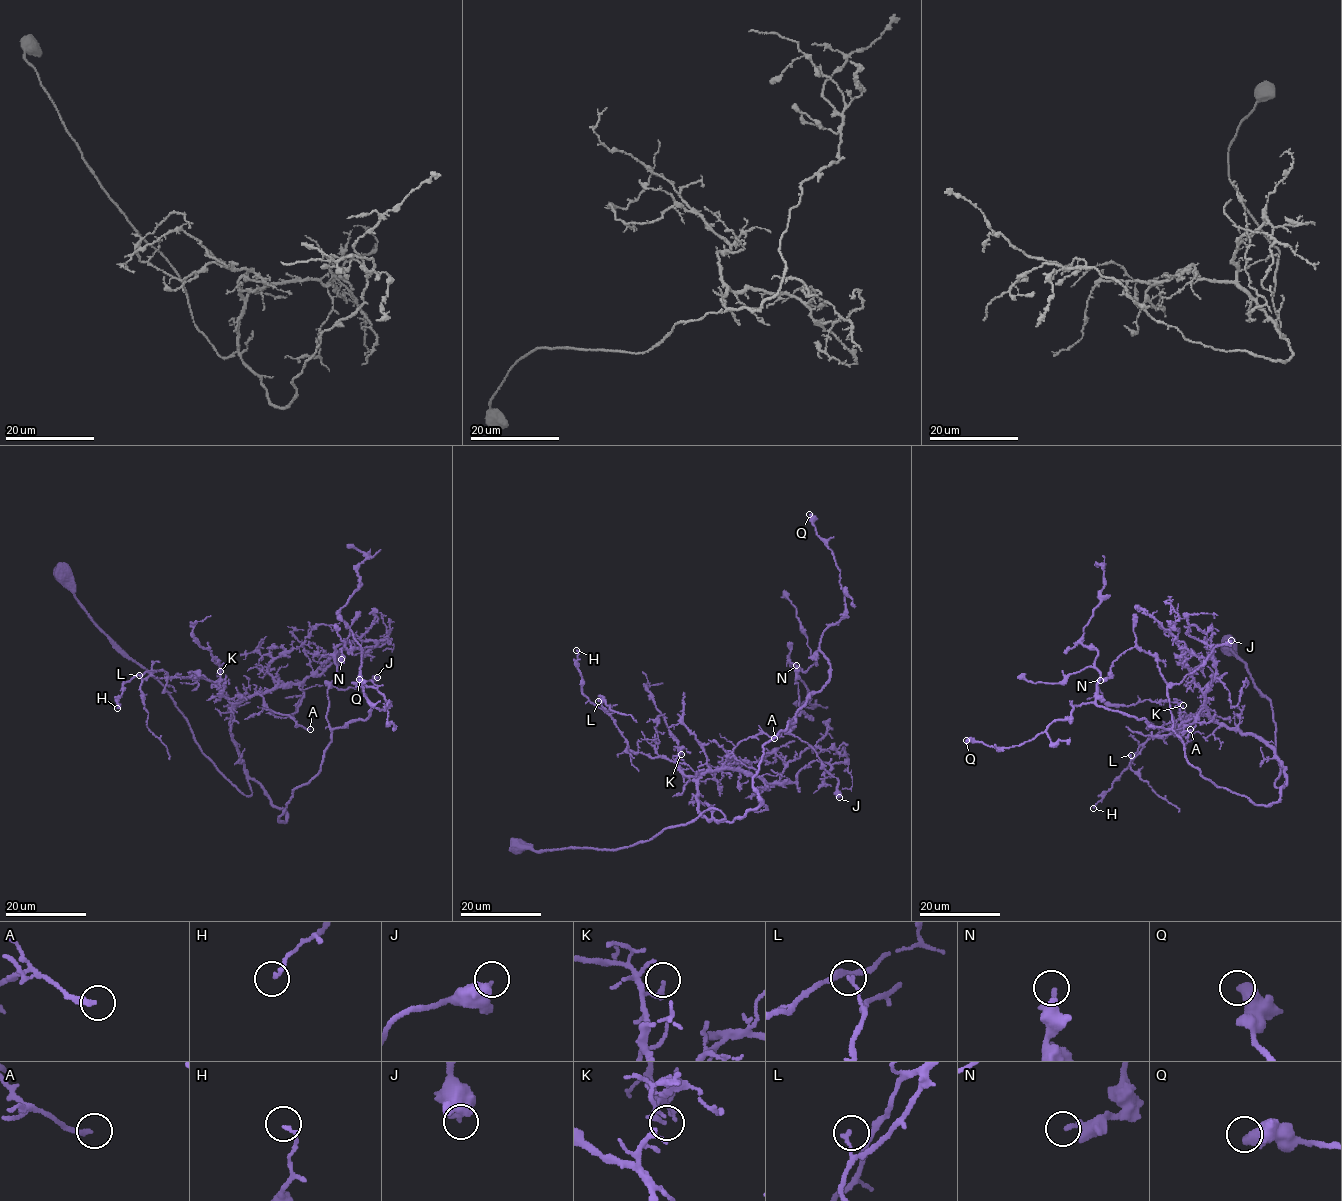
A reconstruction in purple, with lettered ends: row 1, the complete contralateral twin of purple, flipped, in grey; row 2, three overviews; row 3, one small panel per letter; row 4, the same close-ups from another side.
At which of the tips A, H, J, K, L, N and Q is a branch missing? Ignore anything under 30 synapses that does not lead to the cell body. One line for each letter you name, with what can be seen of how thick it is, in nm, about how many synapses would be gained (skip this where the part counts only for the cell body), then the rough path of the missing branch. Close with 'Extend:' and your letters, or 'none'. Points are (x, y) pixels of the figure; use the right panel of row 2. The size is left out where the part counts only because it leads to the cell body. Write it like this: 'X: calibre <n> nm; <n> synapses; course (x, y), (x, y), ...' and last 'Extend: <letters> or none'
Extend: none

